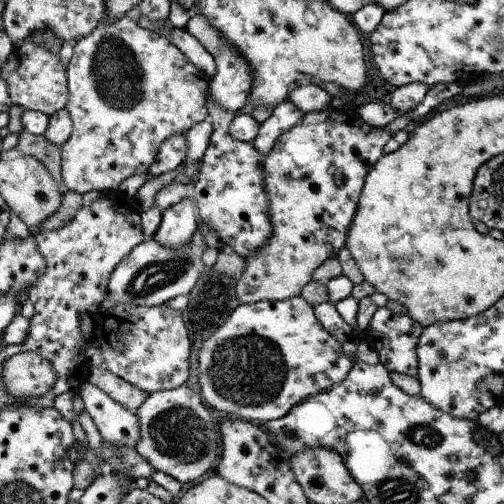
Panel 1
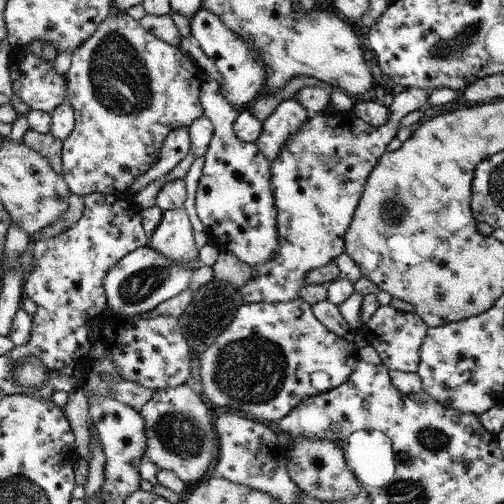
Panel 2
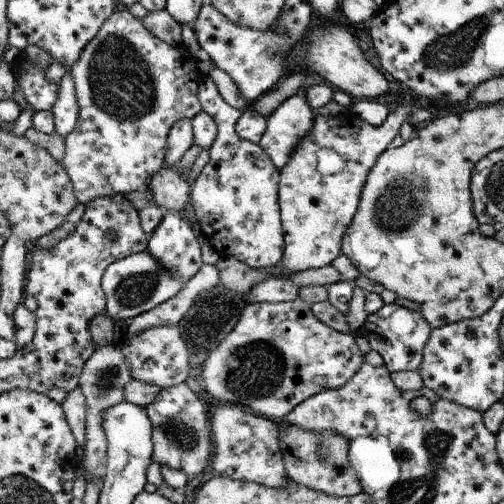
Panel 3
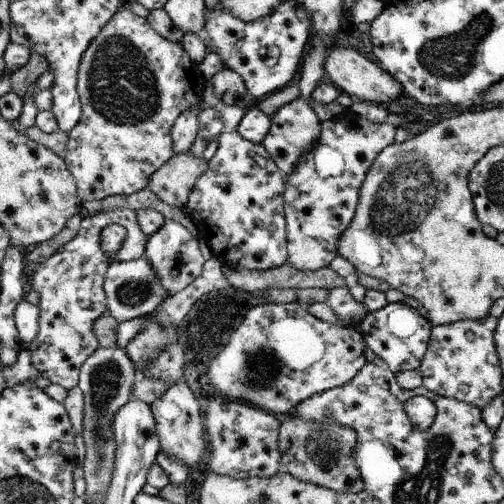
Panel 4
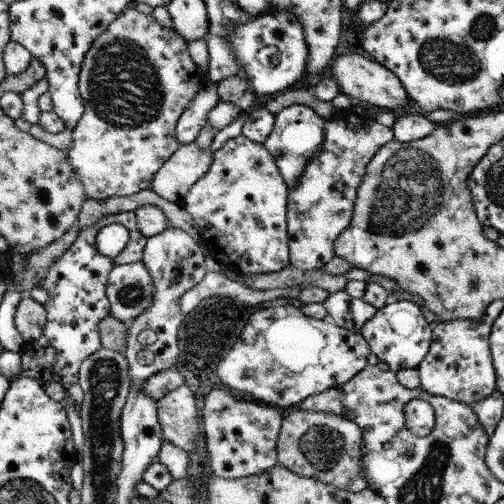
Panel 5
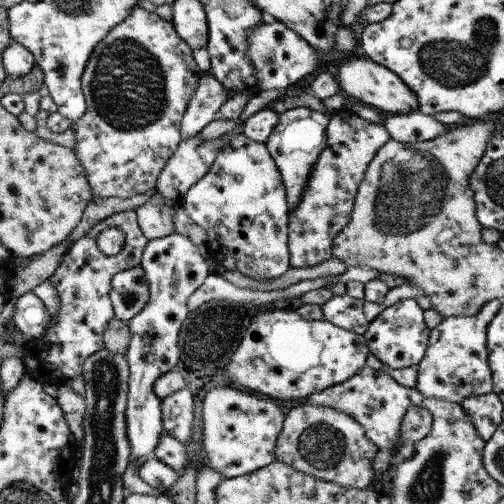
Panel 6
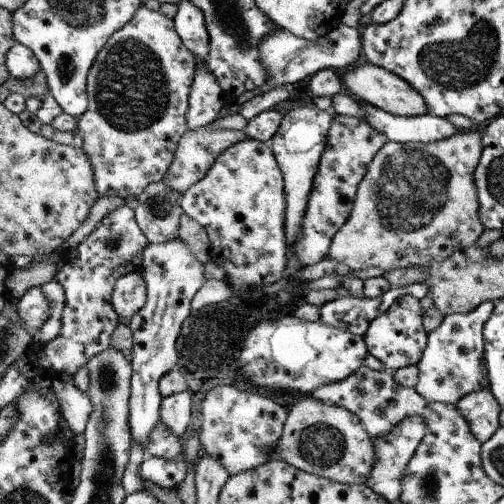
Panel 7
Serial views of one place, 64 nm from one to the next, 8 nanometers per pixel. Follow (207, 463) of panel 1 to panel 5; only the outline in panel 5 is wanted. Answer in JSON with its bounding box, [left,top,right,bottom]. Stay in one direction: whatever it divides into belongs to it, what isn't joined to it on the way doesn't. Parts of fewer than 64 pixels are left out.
[155,384,199,454]

